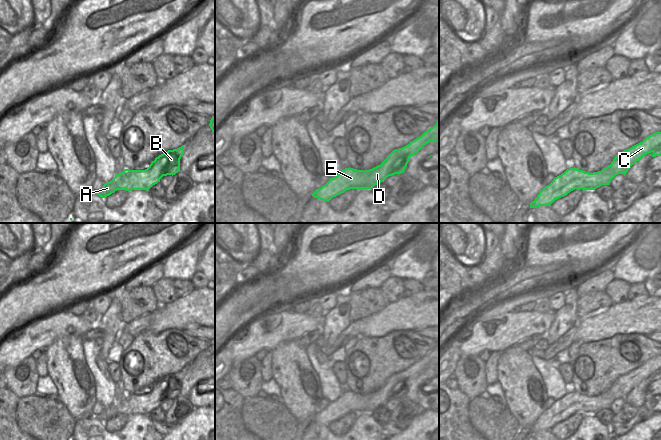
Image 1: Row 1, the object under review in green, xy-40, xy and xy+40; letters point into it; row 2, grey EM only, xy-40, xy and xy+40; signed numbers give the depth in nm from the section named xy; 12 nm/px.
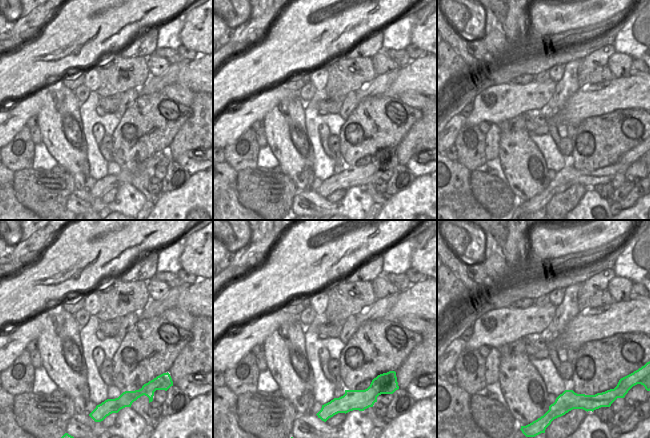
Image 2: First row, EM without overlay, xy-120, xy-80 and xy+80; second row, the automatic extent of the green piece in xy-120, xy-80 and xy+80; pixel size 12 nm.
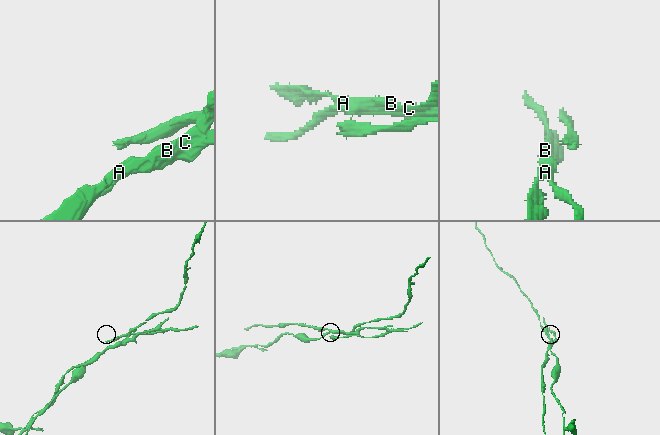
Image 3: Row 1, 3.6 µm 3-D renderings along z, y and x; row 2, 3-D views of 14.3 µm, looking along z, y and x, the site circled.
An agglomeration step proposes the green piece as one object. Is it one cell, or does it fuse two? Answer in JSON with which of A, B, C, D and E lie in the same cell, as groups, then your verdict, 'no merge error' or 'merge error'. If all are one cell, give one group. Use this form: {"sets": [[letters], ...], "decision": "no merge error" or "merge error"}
{"sets": [["A", "E"], ["B", "C", "D"]], "decision": "merge error"}

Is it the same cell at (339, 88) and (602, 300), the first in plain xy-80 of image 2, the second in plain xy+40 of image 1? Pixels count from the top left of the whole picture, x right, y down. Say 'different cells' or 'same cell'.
same cell

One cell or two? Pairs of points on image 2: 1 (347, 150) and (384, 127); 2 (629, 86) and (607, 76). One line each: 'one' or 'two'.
1: one
2: two

